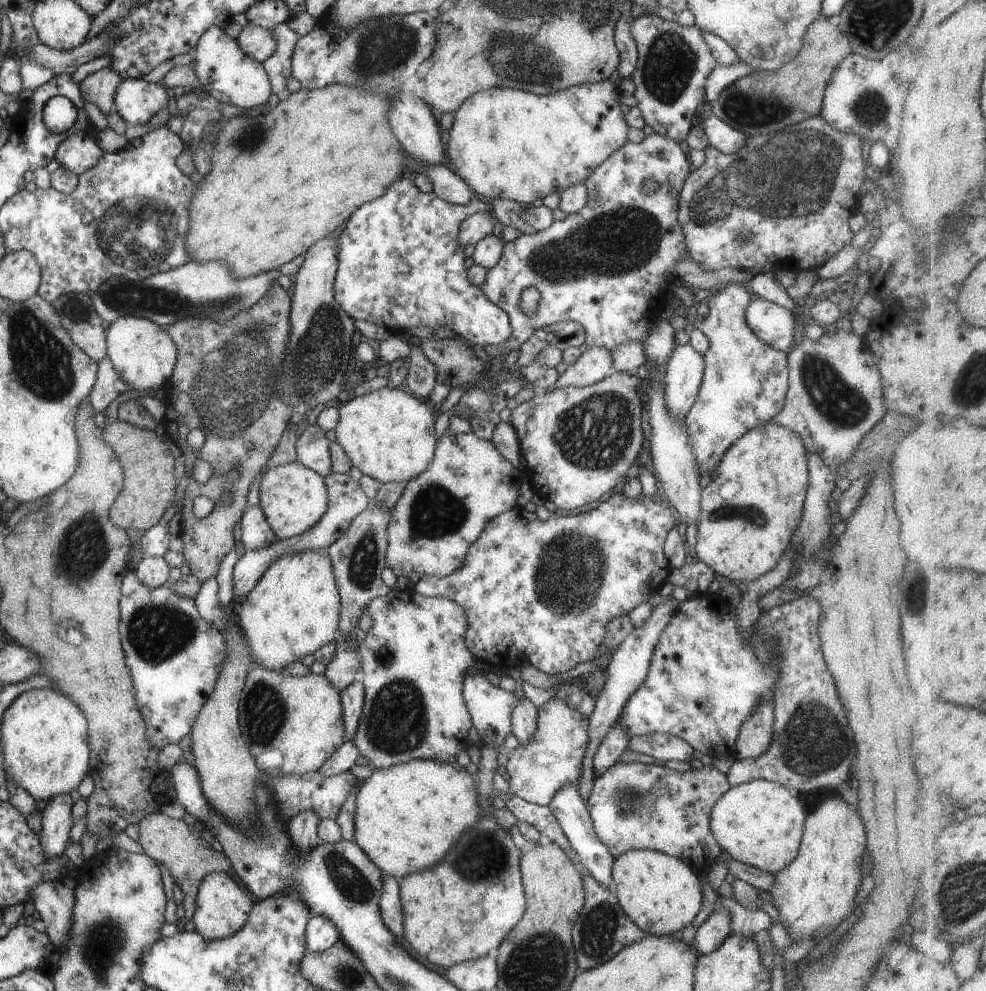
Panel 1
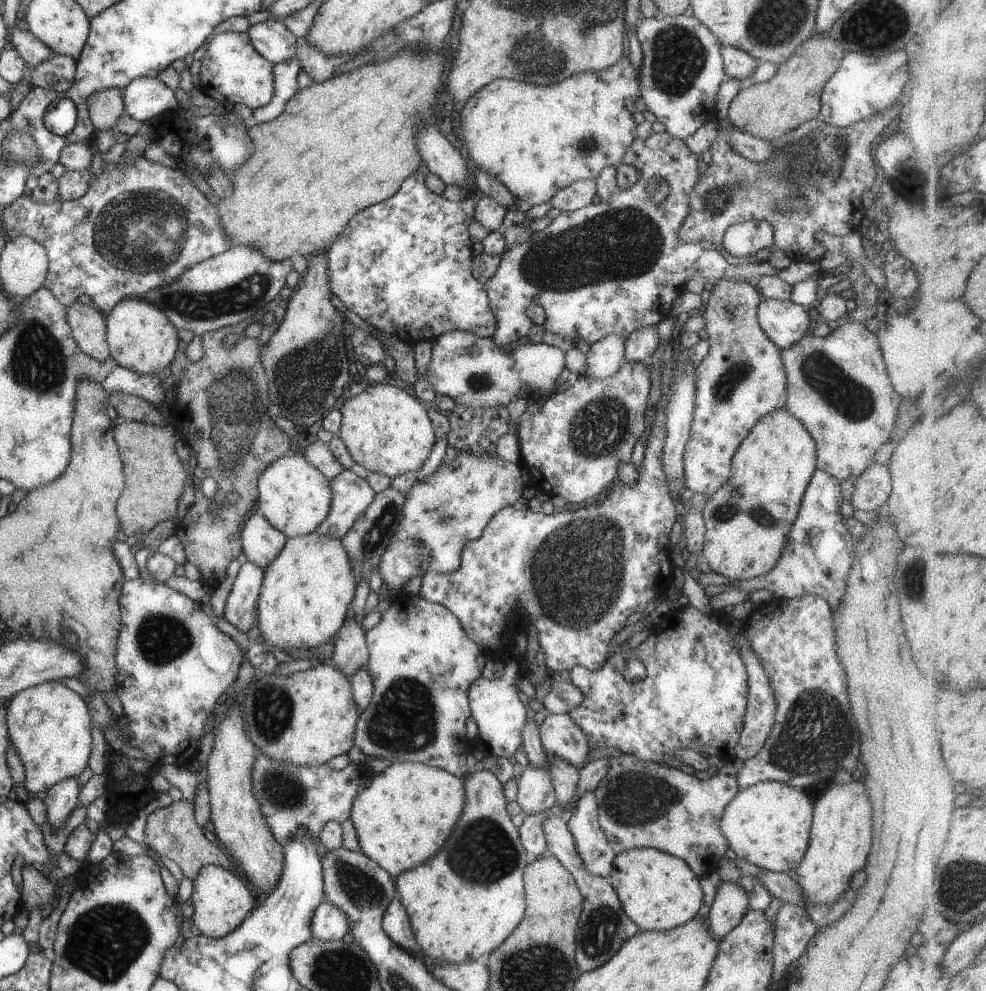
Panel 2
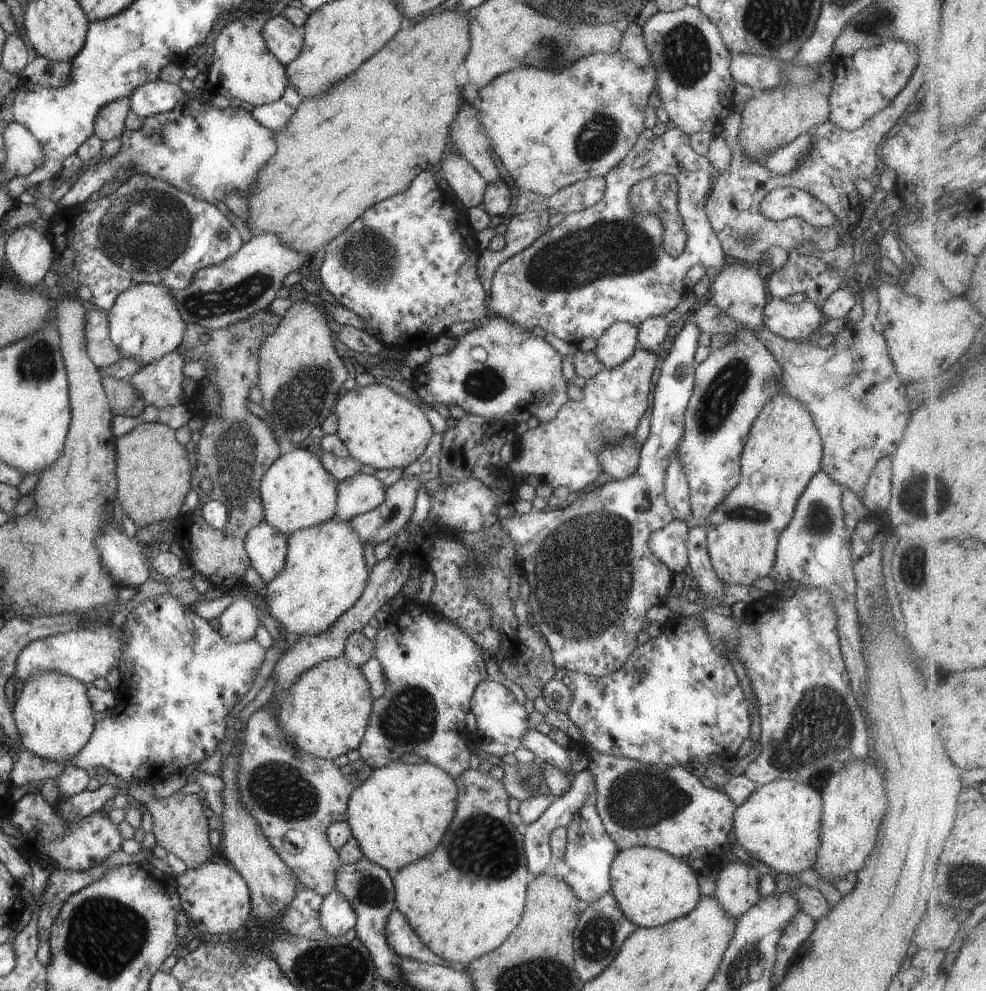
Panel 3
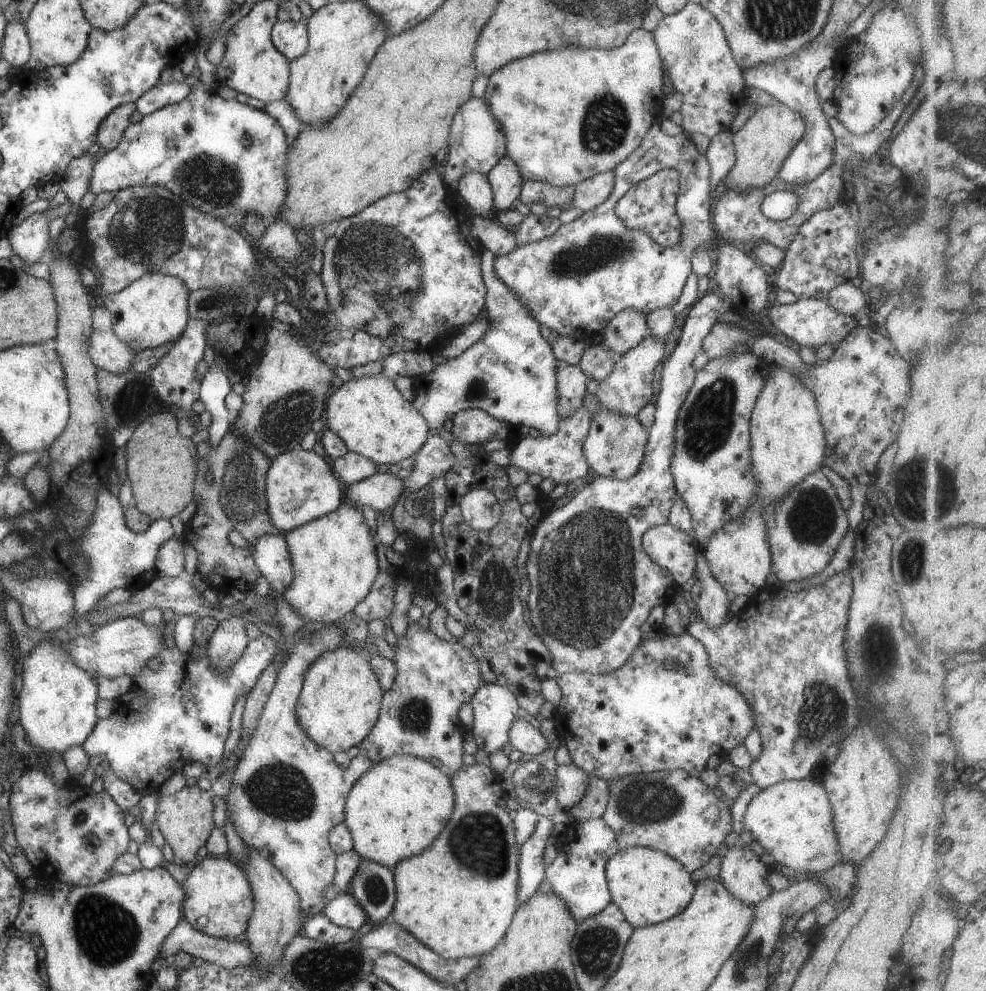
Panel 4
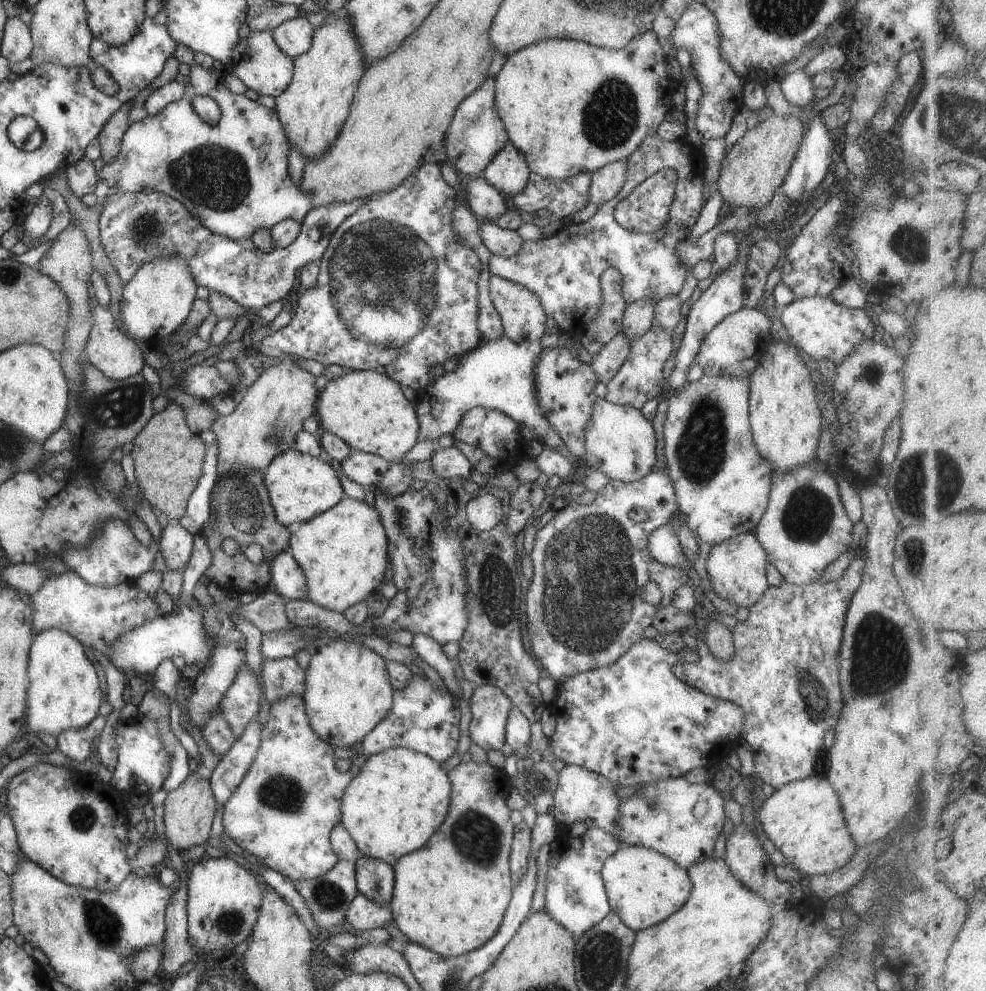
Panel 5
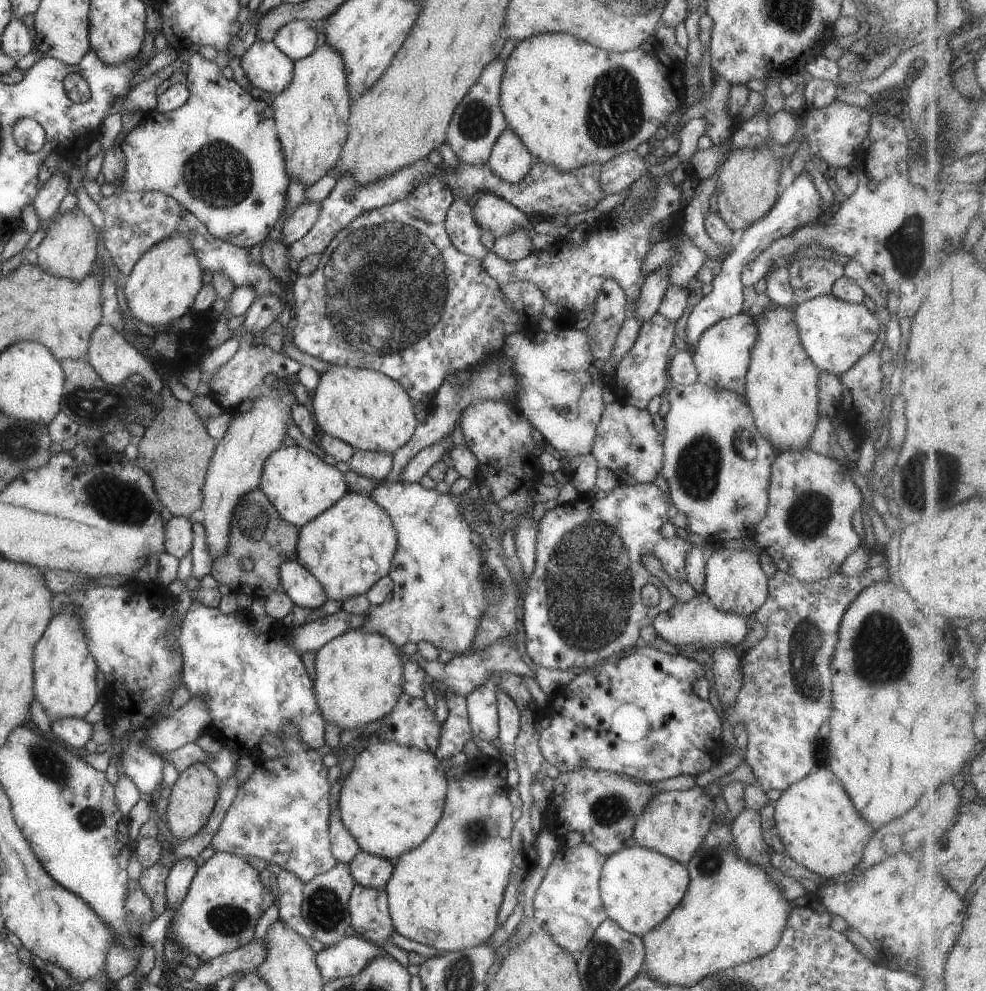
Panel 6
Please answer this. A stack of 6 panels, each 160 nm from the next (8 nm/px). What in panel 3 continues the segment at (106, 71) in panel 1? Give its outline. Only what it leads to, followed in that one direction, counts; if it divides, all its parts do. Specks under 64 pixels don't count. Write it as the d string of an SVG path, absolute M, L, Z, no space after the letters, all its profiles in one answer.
M127 97L115 99L97 111L94 118L94 135L101 141L121 136L124 131L123 122L129 114L130 102Z

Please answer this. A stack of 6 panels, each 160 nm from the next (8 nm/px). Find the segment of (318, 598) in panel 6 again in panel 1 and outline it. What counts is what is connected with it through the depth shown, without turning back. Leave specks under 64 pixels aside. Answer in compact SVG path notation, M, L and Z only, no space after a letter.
M259 505L245 510L241 515L239 524L241 525L239 542L244 551L262 549L277 540L276 534L267 524Z

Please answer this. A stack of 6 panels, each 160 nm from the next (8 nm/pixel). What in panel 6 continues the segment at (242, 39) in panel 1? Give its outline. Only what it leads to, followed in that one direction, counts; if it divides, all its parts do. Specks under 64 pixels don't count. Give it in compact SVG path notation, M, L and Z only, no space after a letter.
M292 20L279 28L271 41L287 58L296 61L316 49L317 31L309 26L309 21Z

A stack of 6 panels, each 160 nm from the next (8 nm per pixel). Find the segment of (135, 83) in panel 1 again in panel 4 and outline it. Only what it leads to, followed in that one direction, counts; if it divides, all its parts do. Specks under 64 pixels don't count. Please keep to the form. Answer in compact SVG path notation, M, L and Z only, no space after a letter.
M172 81L163 84L157 82L149 90L146 90L134 103L136 110L143 116L160 109L162 106L176 103L188 95L191 86L185 83Z

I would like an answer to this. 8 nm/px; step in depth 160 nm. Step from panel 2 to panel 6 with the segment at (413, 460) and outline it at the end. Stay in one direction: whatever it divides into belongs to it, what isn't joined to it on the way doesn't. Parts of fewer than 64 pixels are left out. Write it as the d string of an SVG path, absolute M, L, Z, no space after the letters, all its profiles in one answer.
M329 365L325 372L318 373L318 382L311 403L314 421L324 434L342 440L355 450L393 454L397 448L405 444L406 440L409 440L418 423L413 415L413 403L401 384L371 369Z

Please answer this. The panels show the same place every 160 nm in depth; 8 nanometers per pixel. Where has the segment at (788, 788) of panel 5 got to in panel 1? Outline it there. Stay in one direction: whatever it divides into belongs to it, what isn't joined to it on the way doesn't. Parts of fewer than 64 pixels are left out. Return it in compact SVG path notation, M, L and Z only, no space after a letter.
M753 779L729 787L715 801L710 812L708 825L721 851L727 852L733 861L739 861L759 870L775 874L795 858L798 846L801 844L805 817L803 806L797 799L795 792L773 781Z

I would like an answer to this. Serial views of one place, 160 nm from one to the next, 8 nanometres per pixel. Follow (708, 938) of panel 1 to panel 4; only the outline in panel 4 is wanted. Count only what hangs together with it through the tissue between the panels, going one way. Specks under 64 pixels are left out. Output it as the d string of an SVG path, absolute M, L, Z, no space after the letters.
M741 844L724 849L719 870L718 878L727 892L746 905L754 906L773 892L767 880L770 869Z

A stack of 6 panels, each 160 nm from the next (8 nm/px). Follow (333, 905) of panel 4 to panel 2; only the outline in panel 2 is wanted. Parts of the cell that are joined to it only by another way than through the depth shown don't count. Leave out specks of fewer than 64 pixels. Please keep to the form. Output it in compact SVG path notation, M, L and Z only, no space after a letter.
M322 901L313 910L309 926L311 936L319 941L338 941L348 935L345 914L331 902Z

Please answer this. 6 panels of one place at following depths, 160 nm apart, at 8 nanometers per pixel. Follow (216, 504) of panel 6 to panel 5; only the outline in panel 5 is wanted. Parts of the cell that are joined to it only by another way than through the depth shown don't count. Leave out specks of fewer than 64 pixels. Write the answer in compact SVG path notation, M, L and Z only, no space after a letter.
M284 354L280 357L279 364L273 365L272 367L267 367L264 372L261 374L244 390L242 393L241 401L235 405L235 410L229 415L219 415L210 426L210 430L212 430L213 434L216 436L216 445L218 446L217 460L216 460L216 472L219 477L223 477L231 472L239 472L239 471L259 471L262 472L266 469L266 466L271 462L271 459L274 456L277 456L277 453L281 451L291 449L294 445L294 440L296 434L302 429L302 422L307 417L311 417L315 415L315 404L316 398L318 396L318 391L315 389L313 385L315 377L306 372L305 370L298 368L293 362L291 362L291 356Z

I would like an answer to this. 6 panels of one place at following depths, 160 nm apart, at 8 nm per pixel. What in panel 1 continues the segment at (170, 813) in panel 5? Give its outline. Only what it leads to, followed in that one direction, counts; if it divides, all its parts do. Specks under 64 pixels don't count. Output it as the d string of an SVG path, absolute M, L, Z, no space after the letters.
M159 810L144 816L138 822L138 843L143 853L159 862L173 877L174 884L179 886L183 892L183 908L185 917L183 925L191 920L191 914L195 910L195 899L201 879L210 872L224 872L229 868L230 862L222 852L213 852L211 845L207 844L207 836L198 827L187 825L183 819L174 819L165 816Z

